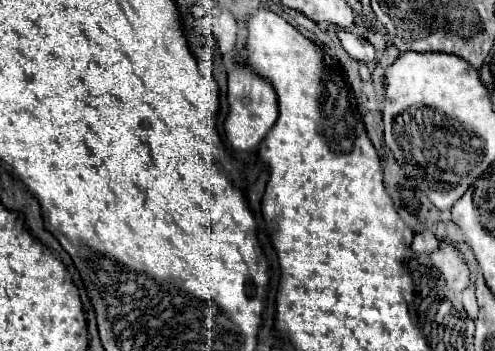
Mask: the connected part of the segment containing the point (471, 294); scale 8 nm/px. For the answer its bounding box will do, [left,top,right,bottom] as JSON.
[463,284,479,320]

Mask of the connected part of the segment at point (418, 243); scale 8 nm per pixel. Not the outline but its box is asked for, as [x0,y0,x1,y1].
[411,230,439,256]

